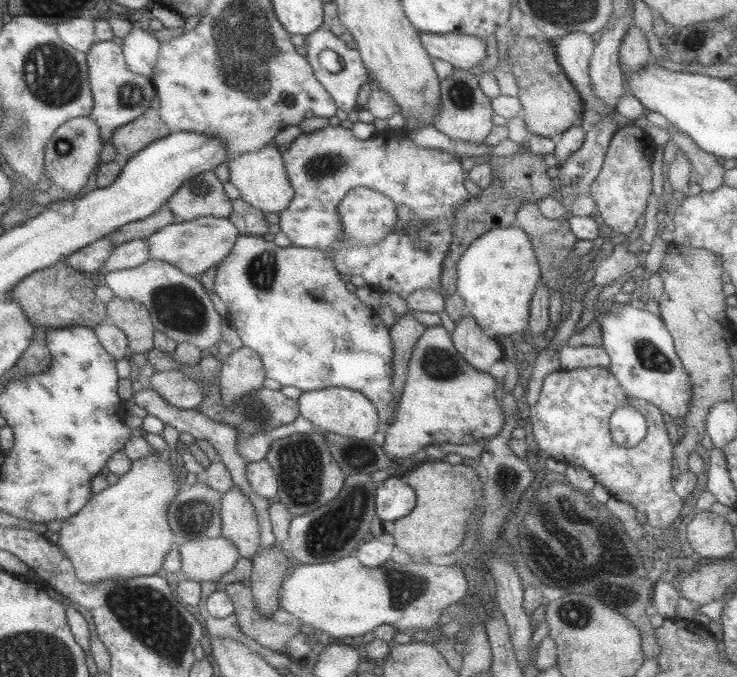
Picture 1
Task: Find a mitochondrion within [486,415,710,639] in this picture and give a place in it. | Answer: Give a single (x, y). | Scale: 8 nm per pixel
(567, 530)

